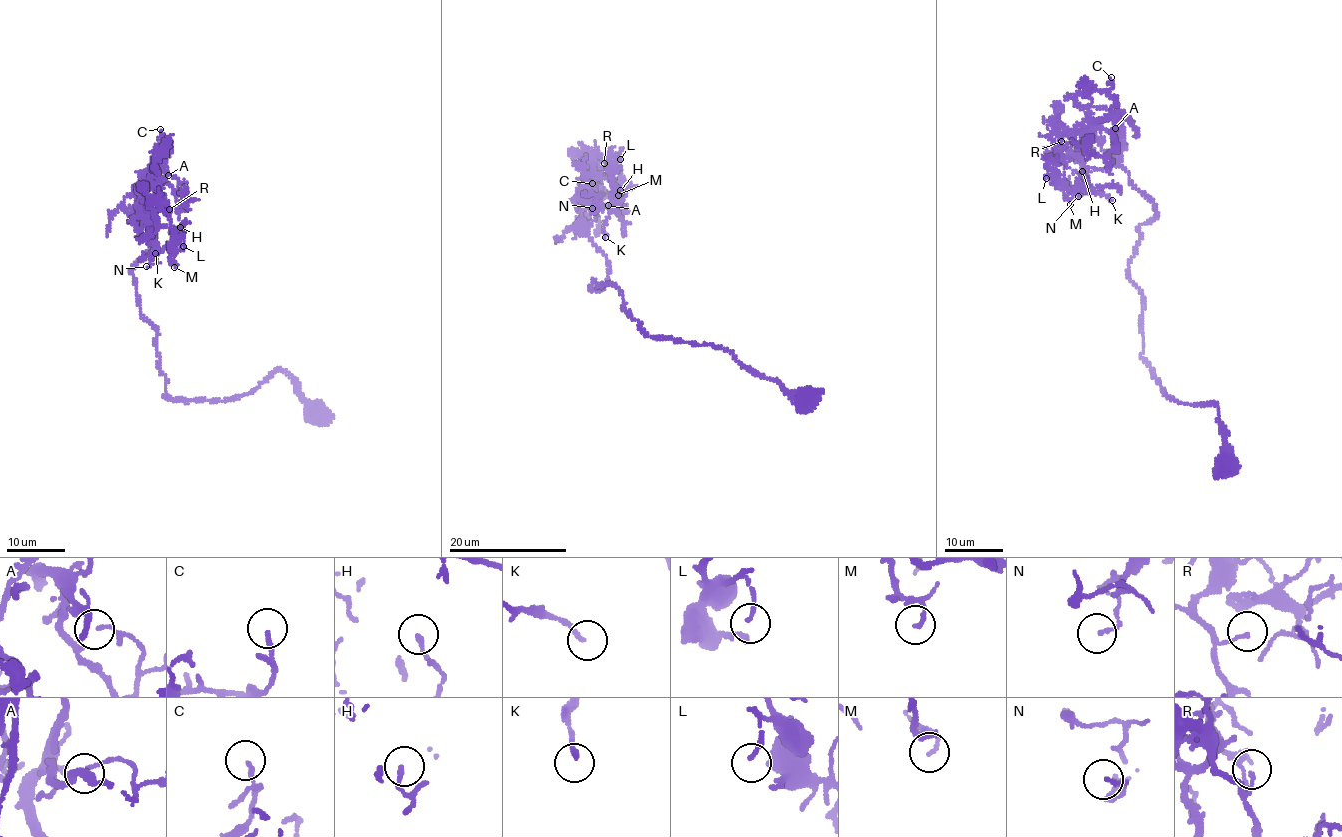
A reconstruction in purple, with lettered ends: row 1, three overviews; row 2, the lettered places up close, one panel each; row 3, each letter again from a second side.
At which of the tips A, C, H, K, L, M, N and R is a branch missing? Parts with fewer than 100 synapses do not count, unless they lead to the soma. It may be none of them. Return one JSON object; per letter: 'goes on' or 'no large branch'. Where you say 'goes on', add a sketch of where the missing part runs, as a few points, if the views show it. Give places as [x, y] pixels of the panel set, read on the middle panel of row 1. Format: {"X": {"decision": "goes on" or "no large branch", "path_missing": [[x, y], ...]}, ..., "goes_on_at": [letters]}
{"A": {"decision": "goes on", "path_missing": [[608, 205], [604, 177], [596, 166], [598, 156], [606, 153], [600, 146], [604, 136], [605, 151]]}, "C": {"decision": "no large branch"}, "H": {"decision": "no large branch"}, "K": {"decision": "no large branch"}, "L": {"decision": "no large branch"}, "M": {"decision": "no large branch"}, "N": {"decision": "no large branch"}, "R": {"decision": "no large branch"}, "goes_on_at": ["A"]}

